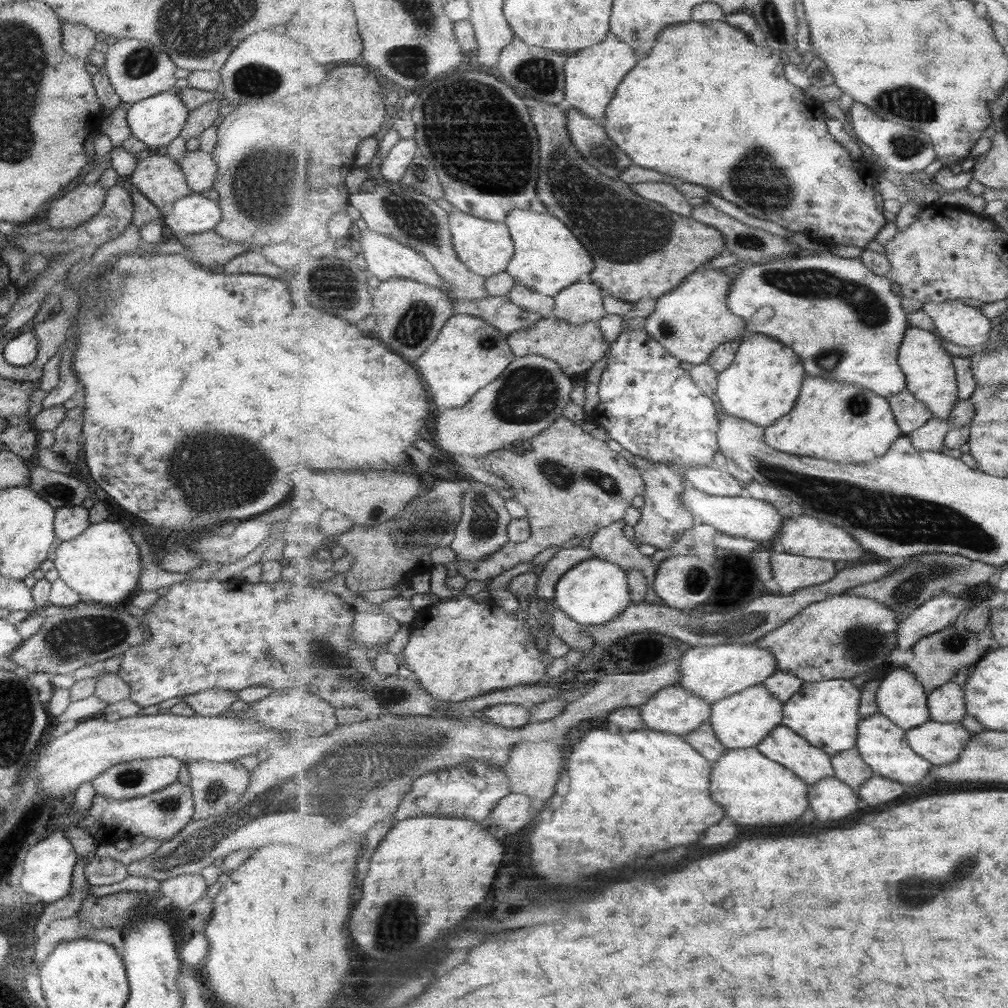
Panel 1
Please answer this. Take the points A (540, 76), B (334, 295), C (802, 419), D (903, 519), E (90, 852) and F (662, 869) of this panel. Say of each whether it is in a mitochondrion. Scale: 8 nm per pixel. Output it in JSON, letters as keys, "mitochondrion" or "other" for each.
{"A":"mitochondrion","B":"mitochondrion","C":"other","D":"mitochondrion","E":"other","F":"other"}

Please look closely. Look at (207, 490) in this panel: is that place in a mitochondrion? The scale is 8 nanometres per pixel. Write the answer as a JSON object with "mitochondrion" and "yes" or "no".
{"mitochondrion":"yes"}

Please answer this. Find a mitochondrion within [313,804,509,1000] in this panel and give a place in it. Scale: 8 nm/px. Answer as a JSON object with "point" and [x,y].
{"point":[398,922]}

